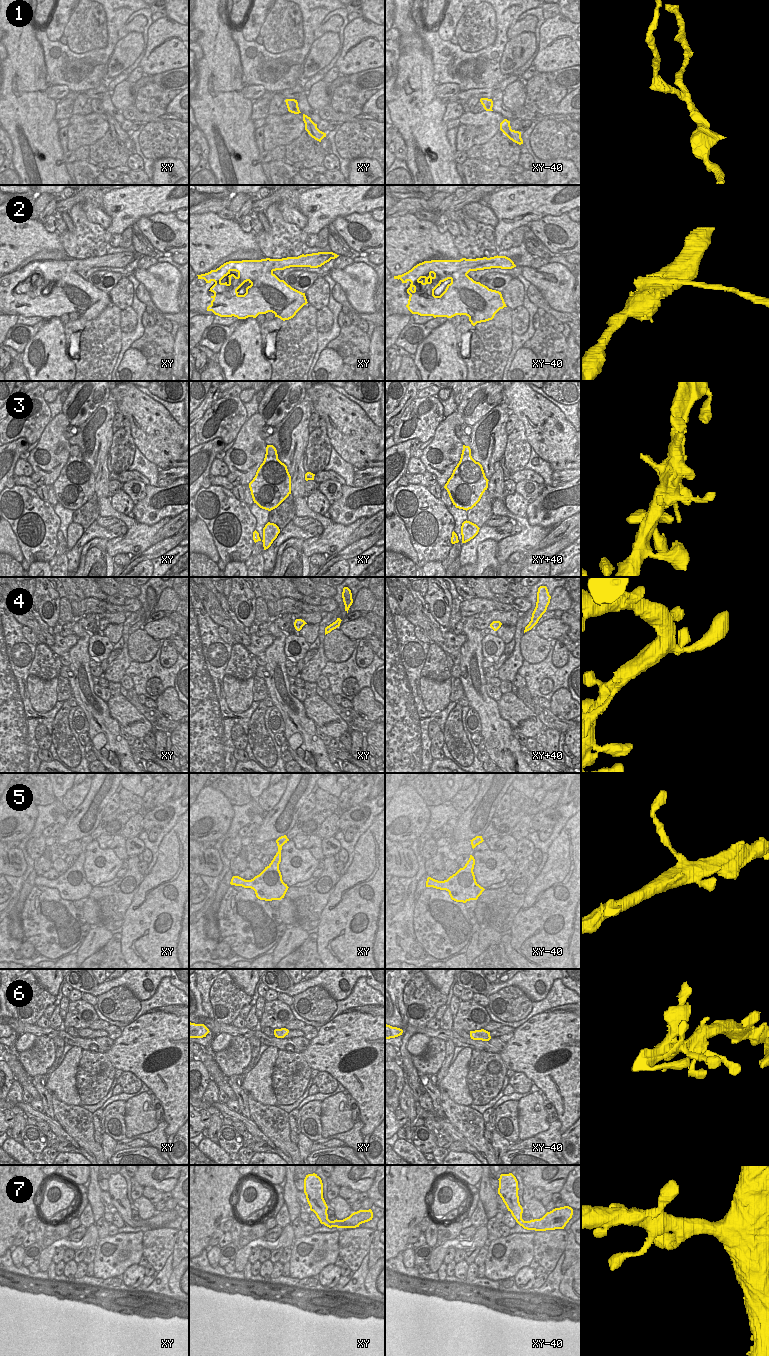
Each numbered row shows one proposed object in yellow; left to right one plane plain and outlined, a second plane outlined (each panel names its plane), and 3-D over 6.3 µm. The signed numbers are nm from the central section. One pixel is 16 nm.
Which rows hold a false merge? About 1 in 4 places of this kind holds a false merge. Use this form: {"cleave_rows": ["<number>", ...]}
{"cleave_rows": ["1", "2", "5"]}

